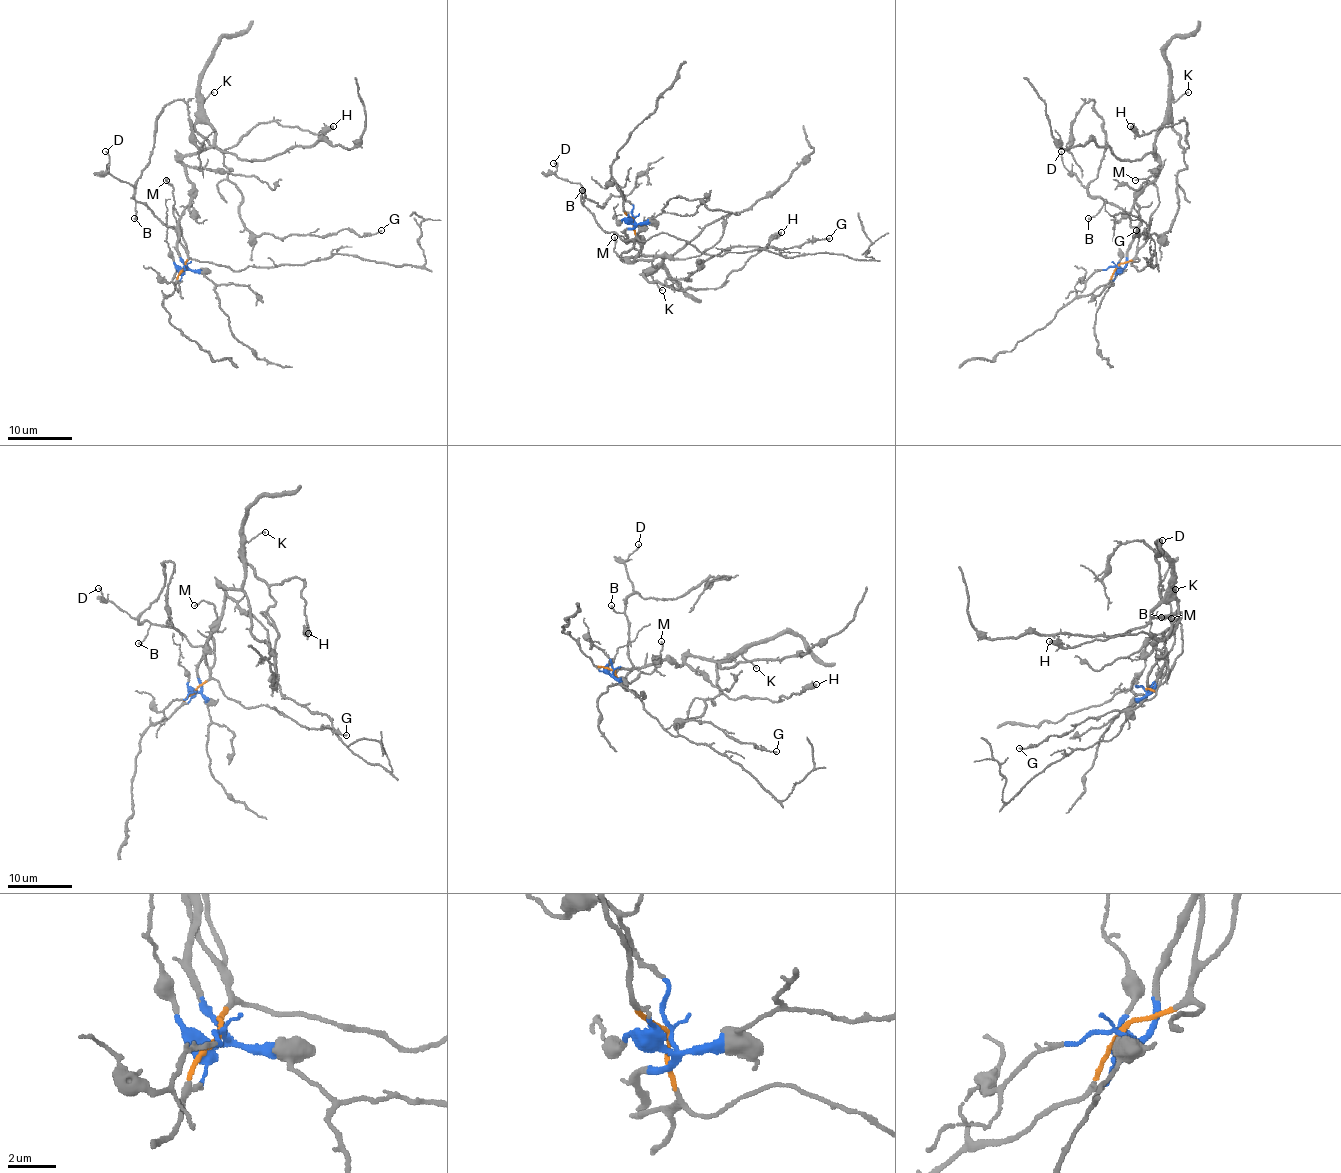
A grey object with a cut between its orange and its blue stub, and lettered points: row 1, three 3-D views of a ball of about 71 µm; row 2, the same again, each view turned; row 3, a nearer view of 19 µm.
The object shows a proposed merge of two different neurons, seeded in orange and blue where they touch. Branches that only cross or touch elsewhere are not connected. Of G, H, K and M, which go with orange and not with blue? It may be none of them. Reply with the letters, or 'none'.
M

